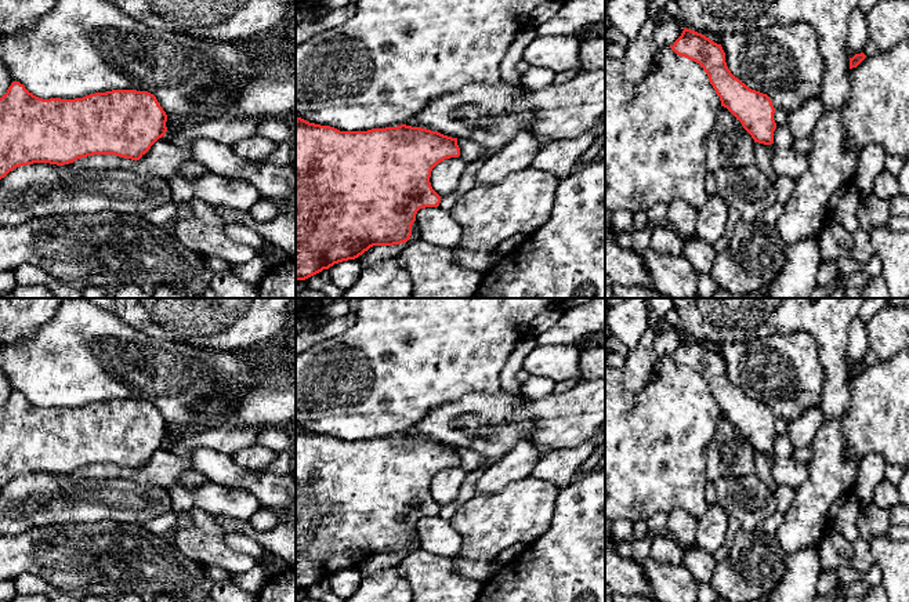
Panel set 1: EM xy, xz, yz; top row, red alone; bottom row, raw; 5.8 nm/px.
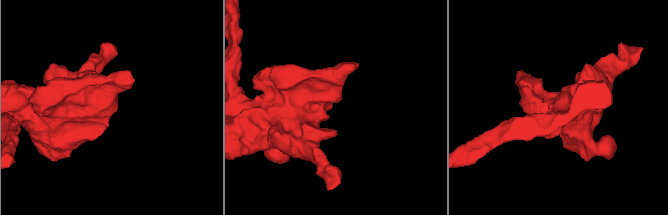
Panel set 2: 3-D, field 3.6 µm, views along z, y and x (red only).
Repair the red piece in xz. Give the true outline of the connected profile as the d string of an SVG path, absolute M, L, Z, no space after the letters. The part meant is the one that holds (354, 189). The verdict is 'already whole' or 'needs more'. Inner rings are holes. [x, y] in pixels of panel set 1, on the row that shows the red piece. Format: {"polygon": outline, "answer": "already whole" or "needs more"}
{"polygon": "M296 116L296 280L305 280L334 264L355 260L373 246L394 246L408 242L412 236L412 225L416 221L417 211L425 207L438 207L441 203L441 196L432 189L430 182L432 168L445 159L459 156L457 138L421 127L401 124L367 131L340 131Z", "answer": "already whole"}

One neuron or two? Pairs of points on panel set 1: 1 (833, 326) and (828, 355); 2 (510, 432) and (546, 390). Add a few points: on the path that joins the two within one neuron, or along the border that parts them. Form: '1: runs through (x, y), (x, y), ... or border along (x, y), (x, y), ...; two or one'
1: runs through (832, 333), (832, 348); one
2: border along (520, 392), (527, 399); two

